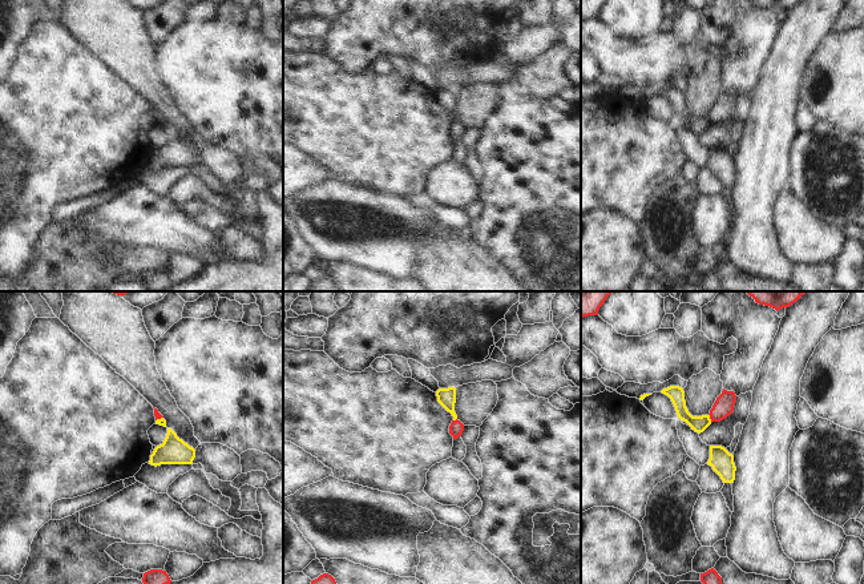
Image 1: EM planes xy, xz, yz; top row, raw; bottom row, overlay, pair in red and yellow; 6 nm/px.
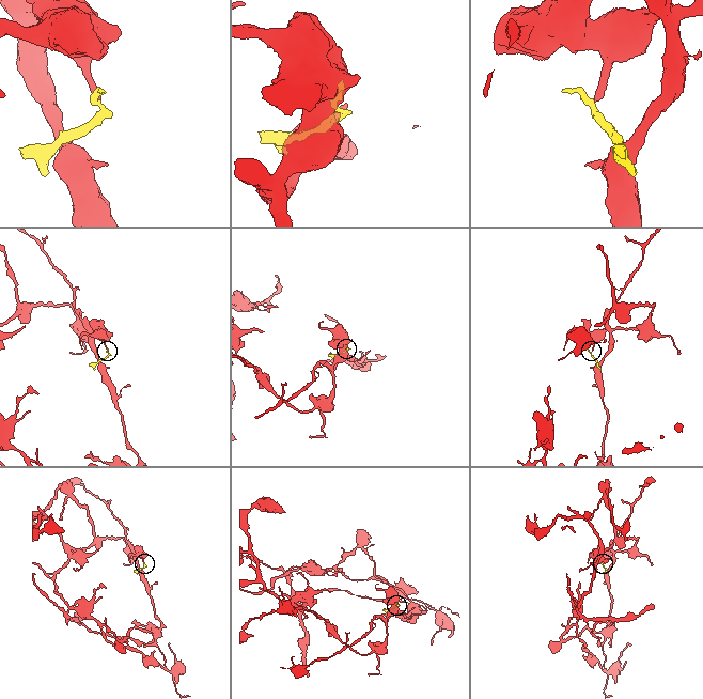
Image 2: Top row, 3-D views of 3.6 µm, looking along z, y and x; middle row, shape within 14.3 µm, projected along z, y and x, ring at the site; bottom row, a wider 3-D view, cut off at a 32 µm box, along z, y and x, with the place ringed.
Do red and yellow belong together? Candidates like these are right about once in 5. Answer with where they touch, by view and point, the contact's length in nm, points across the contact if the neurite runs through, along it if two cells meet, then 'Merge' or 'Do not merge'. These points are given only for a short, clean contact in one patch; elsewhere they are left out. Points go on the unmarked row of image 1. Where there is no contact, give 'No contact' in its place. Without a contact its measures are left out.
Touches red at yz (710, 120). Shared border 60 nm. Boundary: yz (709, 116), (711, 124). Do not merge.

